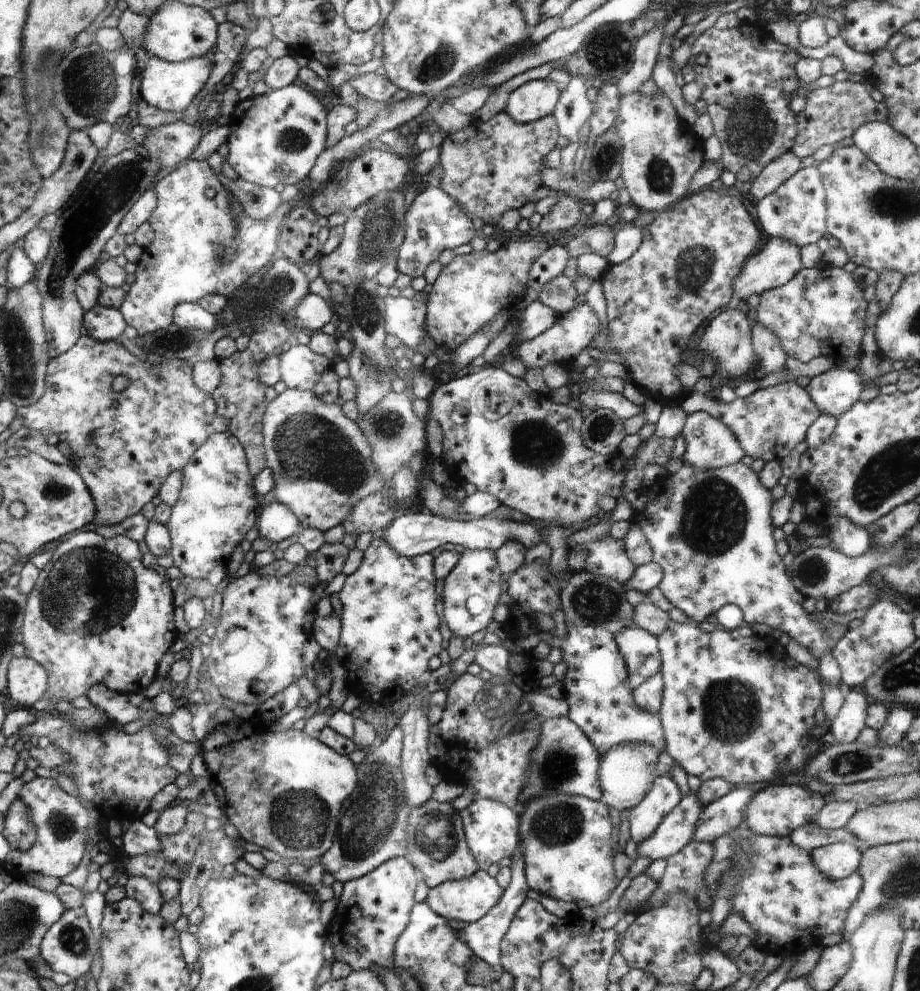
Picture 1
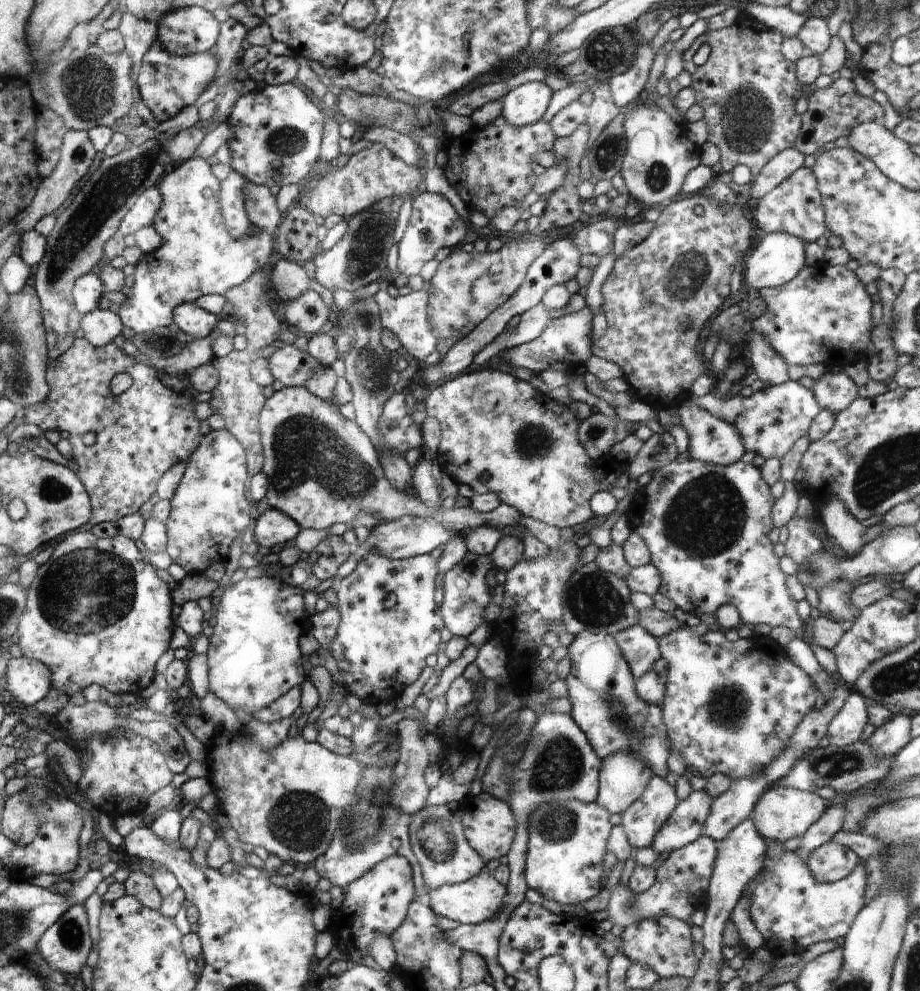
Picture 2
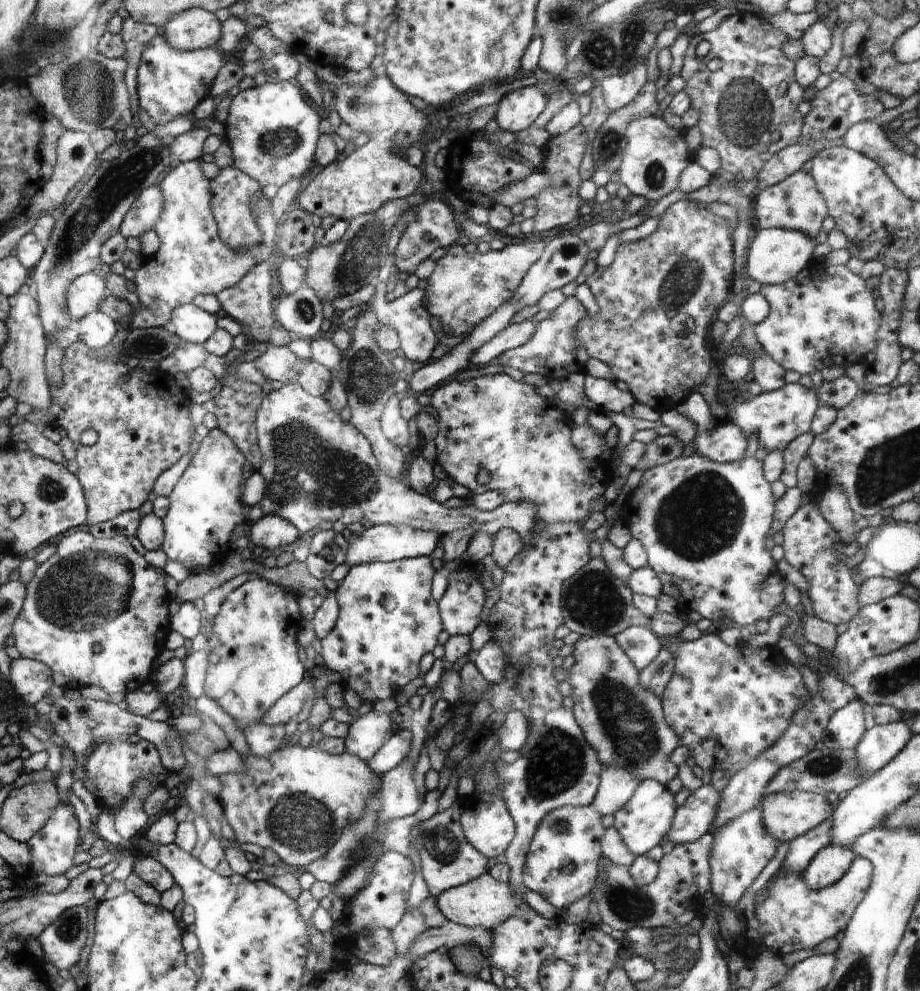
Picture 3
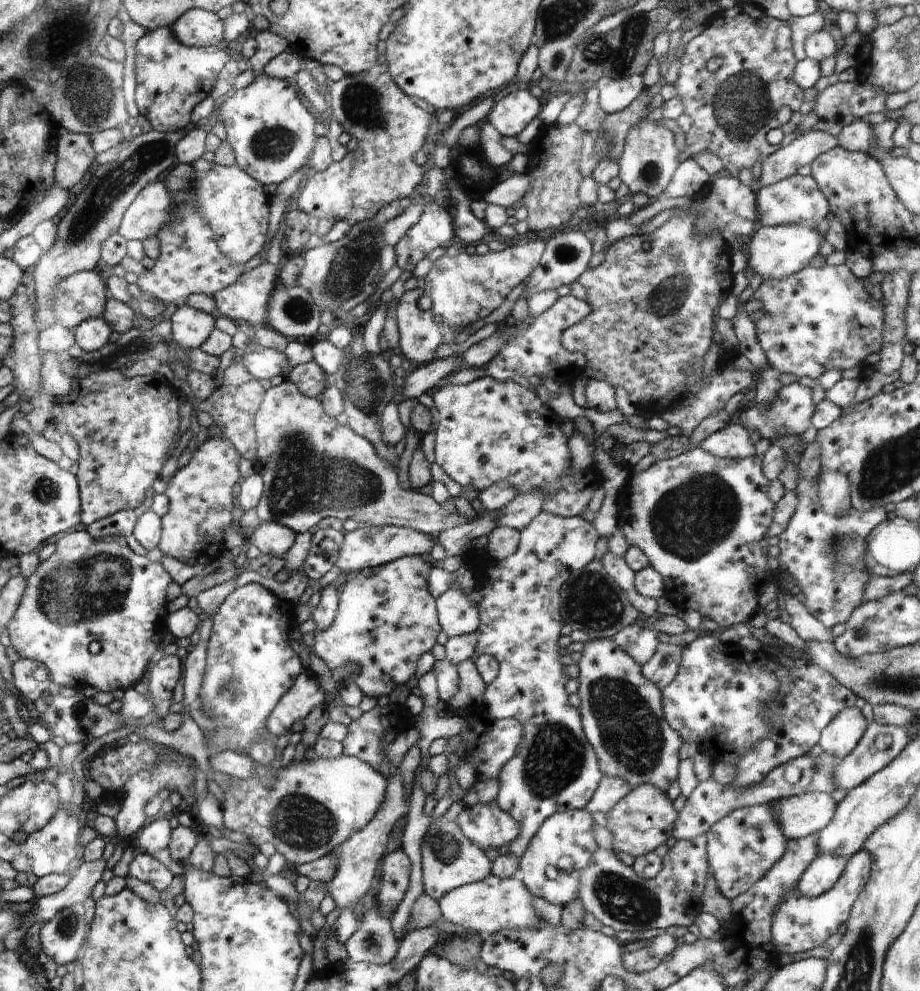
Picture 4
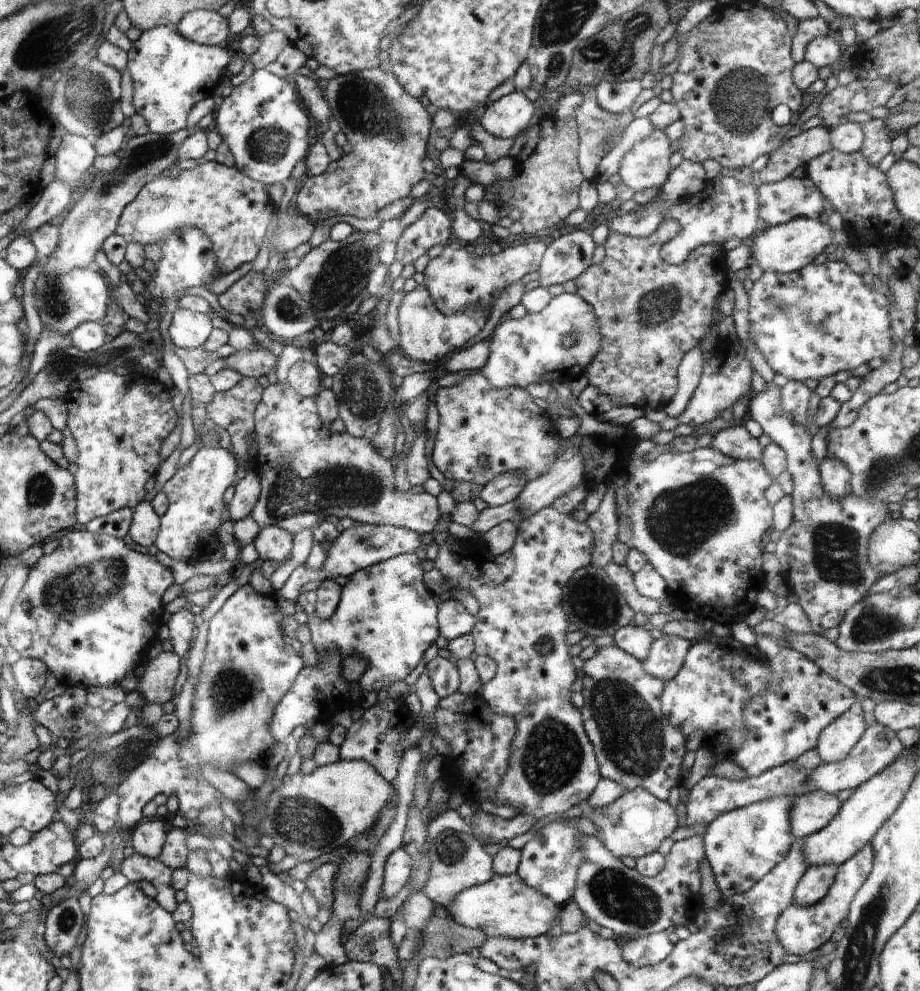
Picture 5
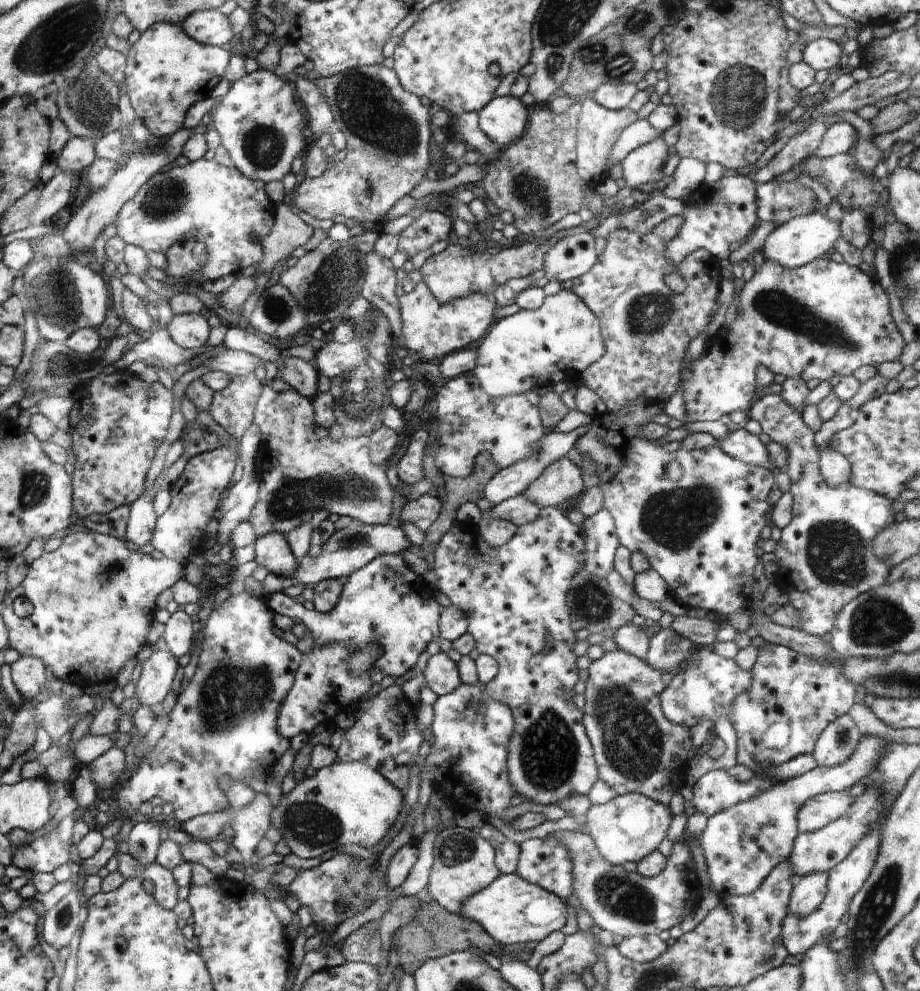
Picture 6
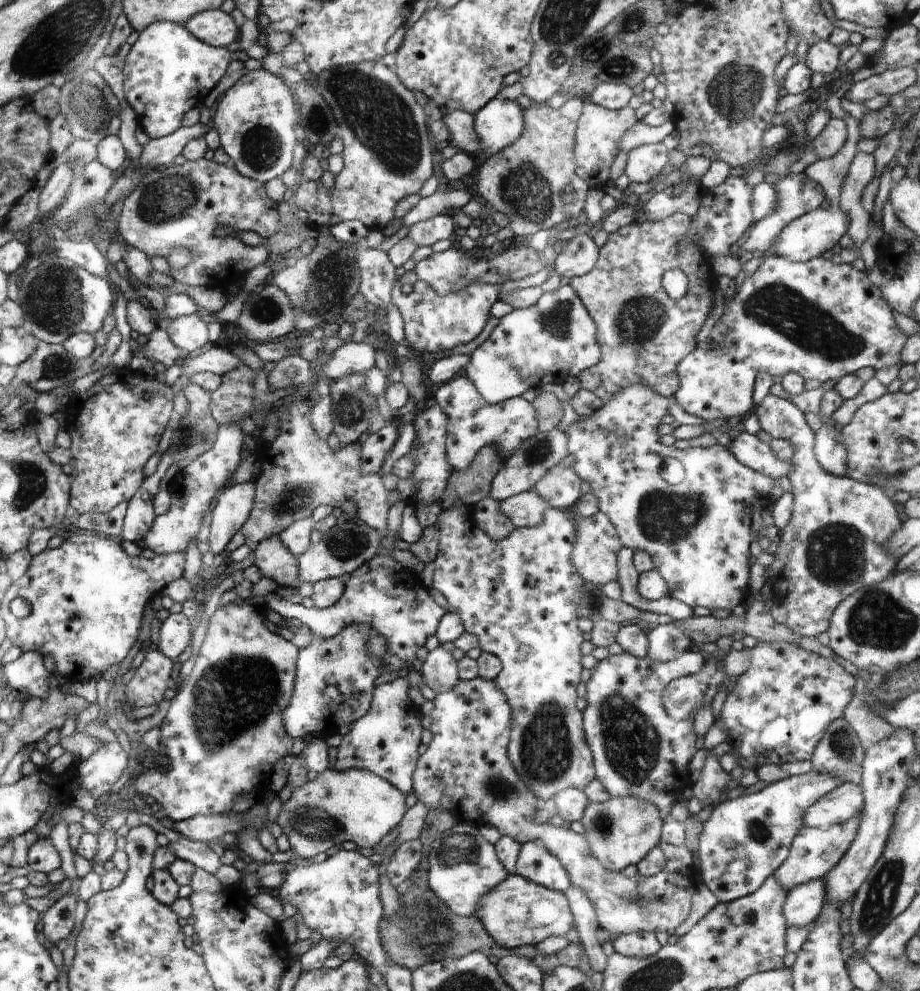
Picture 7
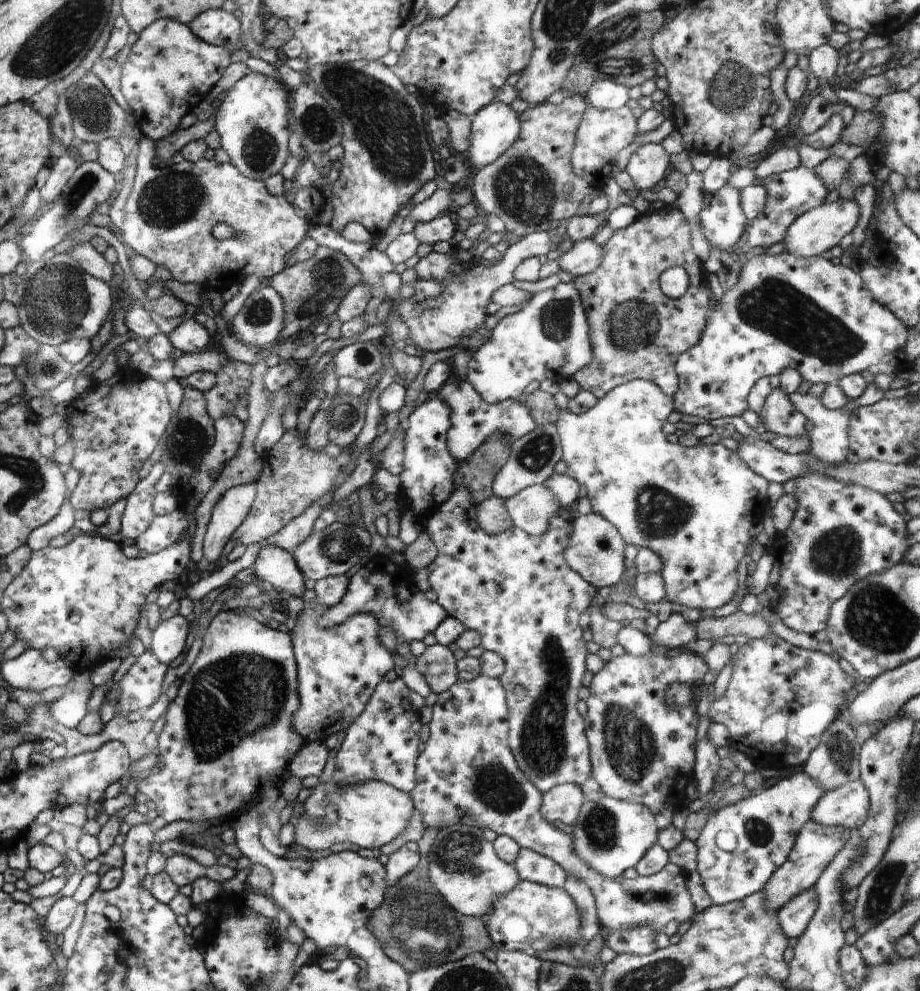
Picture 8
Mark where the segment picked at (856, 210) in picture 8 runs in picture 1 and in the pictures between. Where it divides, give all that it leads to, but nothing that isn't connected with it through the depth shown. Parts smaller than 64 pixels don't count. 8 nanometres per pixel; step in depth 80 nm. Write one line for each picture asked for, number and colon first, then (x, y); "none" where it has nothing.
1: (778, 261)
2: (775, 258)
3: (773, 256)
4: (776, 252)
5: (789, 247)
6: (801, 240)
7: (811, 235)

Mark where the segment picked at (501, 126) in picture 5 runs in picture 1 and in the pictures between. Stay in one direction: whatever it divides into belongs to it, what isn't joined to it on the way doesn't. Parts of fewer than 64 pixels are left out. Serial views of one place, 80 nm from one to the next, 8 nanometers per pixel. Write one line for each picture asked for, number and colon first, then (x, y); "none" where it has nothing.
1: (534, 100)
2: (524, 105)
3: (518, 109)
4: (510, 115)

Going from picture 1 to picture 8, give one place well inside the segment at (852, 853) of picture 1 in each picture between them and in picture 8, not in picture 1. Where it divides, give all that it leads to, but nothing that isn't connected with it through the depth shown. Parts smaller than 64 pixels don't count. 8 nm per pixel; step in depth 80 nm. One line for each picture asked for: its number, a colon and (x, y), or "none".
2: (831, 862)
3: (829, 864)
4: (824, 870)
5: (816, 882)
6: (808, 892)
7: (803, 905)
8: (793, 918)

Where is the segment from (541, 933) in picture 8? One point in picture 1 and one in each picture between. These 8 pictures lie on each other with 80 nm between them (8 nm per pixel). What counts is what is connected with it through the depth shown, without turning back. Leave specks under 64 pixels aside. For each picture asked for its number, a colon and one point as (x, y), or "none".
1: (467, 899)
2: (479, 898)
3: (484, 902)
4: (486, 906)
5: (505, 907)
6: (512, 911)
7: (518, 912)

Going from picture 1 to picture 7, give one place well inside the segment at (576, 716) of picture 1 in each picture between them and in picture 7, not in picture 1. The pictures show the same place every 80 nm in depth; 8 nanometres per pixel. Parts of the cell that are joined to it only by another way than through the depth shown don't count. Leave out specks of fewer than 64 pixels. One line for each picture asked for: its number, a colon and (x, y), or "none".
2: (601, 687)
3: (624, 723)
4: (621, 712)
5: (635, 746)
6: (637, 750)
7: (639, 750)

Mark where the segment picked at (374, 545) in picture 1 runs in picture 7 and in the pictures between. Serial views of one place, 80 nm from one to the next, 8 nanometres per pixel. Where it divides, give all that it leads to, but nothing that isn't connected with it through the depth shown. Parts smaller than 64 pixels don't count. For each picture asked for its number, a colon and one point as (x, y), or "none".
2: (389, 623)
3: (388, 620)
4: (386, 620)
5: (386, 616)
6: (378, 605)
7: (405, 616)

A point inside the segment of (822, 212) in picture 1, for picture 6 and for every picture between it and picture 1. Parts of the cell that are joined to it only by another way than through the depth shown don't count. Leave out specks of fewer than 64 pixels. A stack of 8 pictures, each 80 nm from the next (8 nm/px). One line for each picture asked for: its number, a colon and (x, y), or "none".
2: (795, 207)
3: (796, 204)
4: (797, 200)
5: (780, 202)
6: (776, 201)

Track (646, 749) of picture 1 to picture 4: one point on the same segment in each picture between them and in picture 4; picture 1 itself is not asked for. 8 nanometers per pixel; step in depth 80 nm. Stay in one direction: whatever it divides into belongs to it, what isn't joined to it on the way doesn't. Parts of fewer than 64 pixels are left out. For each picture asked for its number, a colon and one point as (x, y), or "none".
2: (624, 776)
3: (616, 785)
4: (611, 789)

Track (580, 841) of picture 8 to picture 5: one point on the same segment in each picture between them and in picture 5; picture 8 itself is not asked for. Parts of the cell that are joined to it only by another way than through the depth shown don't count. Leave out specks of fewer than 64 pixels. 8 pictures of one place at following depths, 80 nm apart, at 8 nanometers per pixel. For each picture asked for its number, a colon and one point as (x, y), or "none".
5: (634, 825)
6: (629, 827)
7: (620, 832)

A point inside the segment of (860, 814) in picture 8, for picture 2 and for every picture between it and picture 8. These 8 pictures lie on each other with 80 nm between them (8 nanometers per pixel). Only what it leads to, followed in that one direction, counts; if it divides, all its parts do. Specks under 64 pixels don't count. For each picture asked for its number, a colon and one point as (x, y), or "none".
2: (781, 813)
3: (786, 816)
4: (799, 816)
5: (812, 811)
6: (821, 810)
7: (837, 807)

